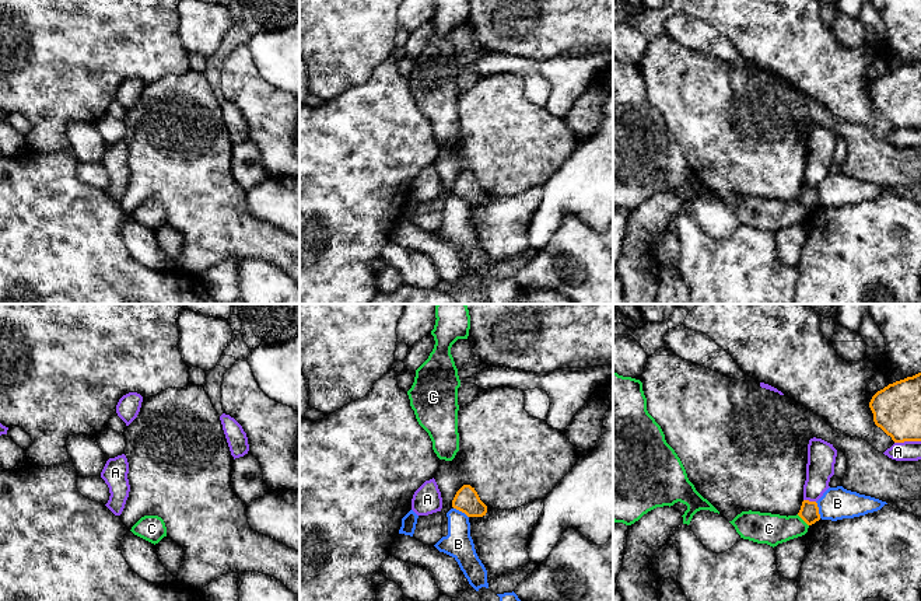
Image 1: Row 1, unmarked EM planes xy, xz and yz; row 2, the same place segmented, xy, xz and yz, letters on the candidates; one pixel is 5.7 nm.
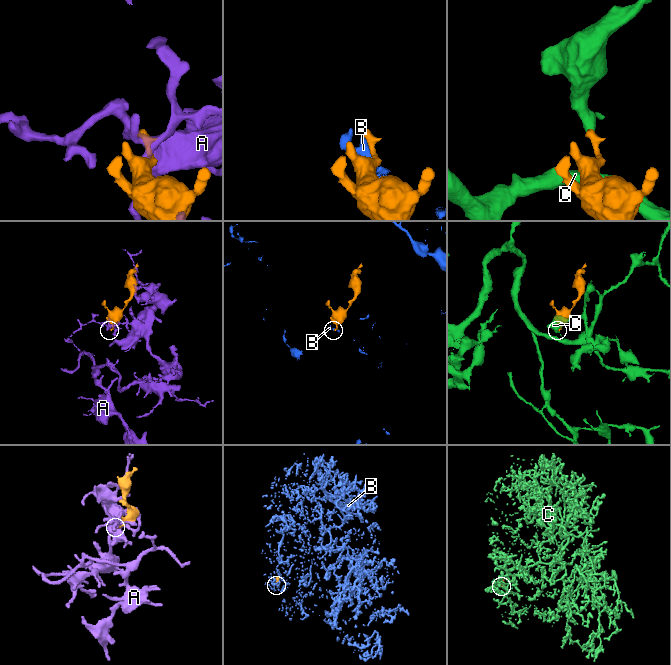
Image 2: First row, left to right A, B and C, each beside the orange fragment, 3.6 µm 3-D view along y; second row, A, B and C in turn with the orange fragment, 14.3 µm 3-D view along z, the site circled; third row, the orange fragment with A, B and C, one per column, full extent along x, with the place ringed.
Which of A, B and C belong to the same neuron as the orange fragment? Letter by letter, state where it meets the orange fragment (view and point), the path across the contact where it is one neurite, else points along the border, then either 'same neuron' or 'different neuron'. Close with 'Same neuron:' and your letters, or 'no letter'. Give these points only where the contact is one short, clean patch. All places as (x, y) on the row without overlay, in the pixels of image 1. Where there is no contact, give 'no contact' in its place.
A: meets orange in yz at (808, 187); different neuron
B: meets orange in yz at (818, 196); border along yz (815, 188), (820, 203); different neuron
C: meets orange in yz at (802, 205); runs through yz (809, 198), (802, 205), (787, 215), (769, 215); same neuron
Same neuron: C

